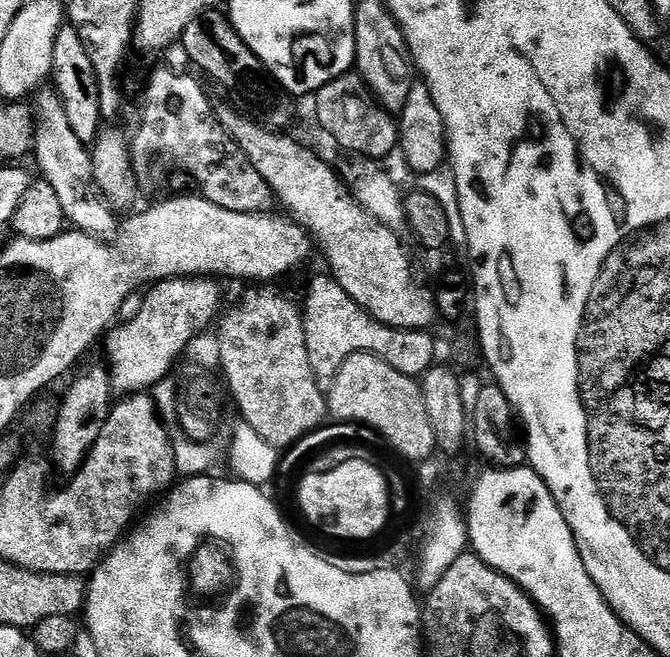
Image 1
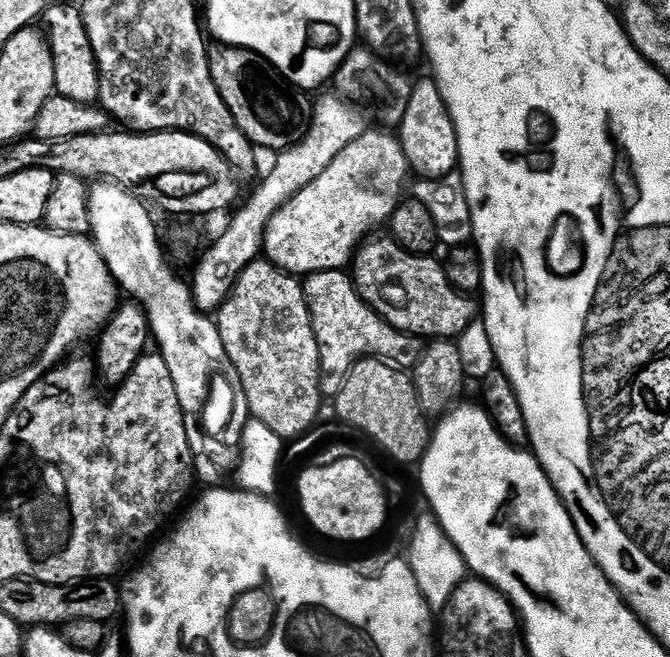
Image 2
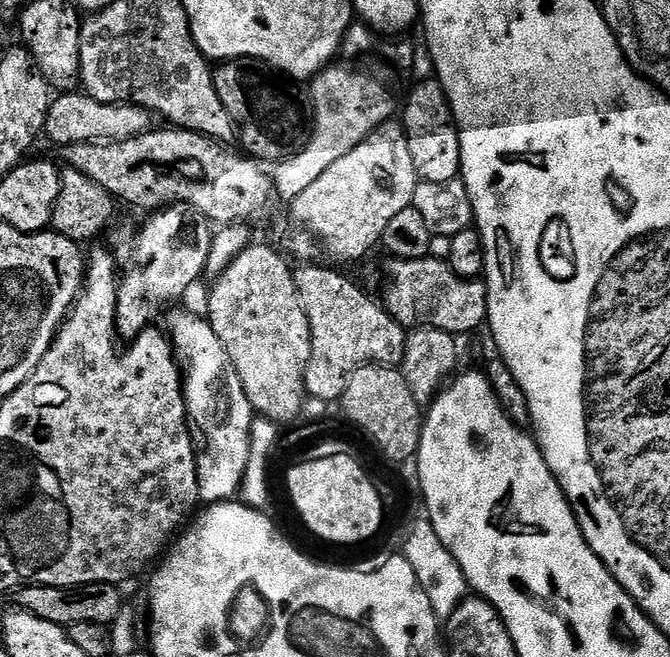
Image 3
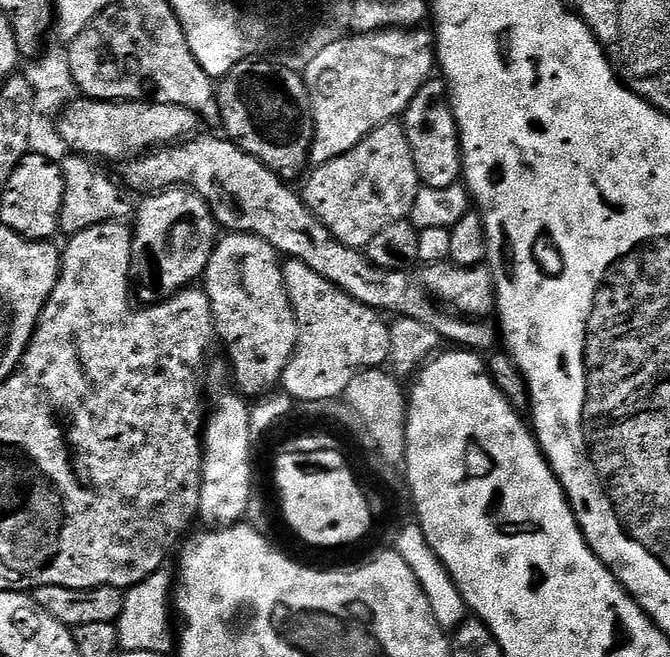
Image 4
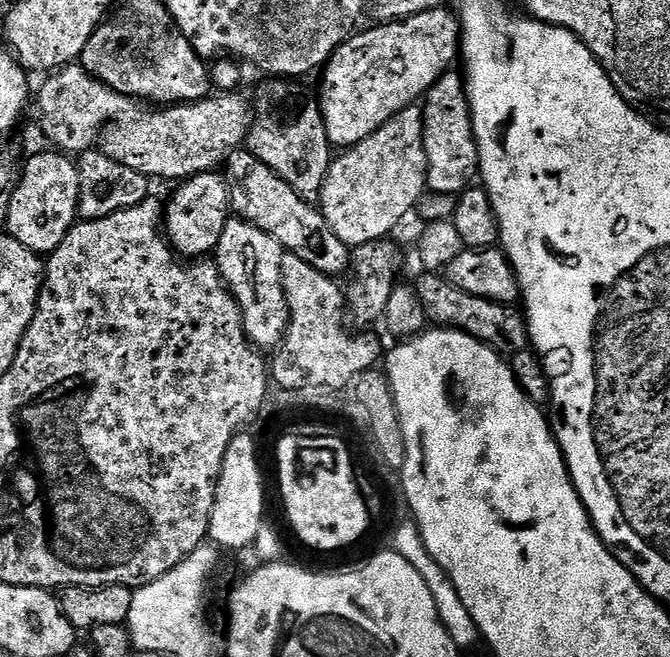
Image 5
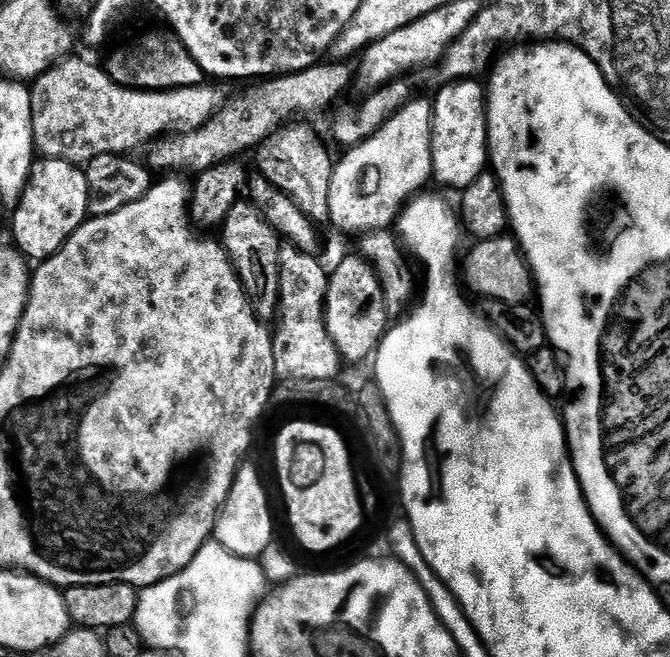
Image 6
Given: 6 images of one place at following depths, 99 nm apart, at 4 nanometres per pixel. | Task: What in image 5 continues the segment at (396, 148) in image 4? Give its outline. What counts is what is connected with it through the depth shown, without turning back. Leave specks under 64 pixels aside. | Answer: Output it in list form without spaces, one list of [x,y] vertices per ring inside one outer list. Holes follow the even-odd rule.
[[[413,106],[402,109],[377,132],[333,159],[318,197],[318,207],[343,244],[355,246],[395,233],[398,221],[419,205],[427,187],[424,114]]]

